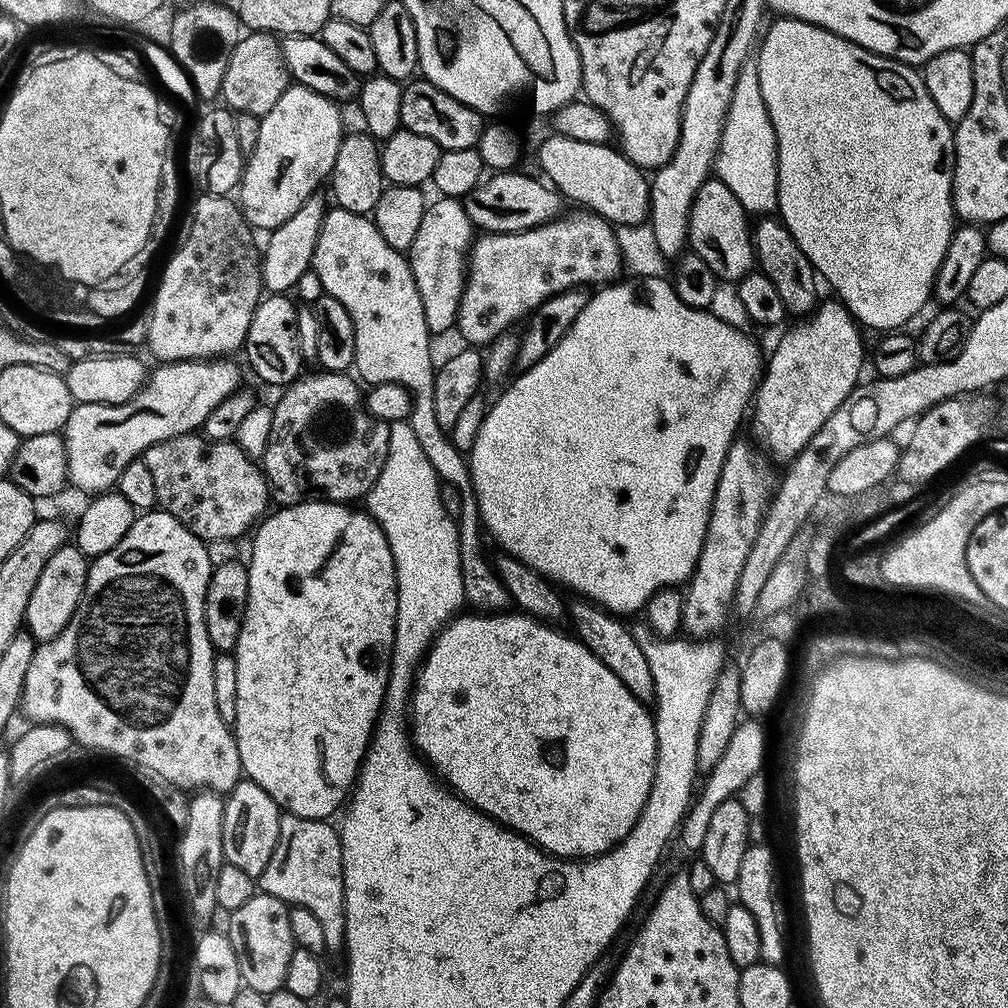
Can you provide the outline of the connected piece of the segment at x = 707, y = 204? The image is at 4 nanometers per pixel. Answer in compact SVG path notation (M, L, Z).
M709 178L698 190L698 194L692 203L690 210L690 222L688 223L688 244L694 246L694 251L698 254L698 258L702 258L702 262L706 262L706 266L710 266L710 270L716 275L717 281L733 280L739 282L753 271L756 261L755 246L753 244L753 225L749 222L749 213L744 211L742 202L738 202L738 198L734 198L730 186L726 186L726 182L722 182L718 178Z

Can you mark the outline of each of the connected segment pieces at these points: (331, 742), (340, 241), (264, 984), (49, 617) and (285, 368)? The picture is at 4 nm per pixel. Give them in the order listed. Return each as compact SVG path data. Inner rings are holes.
M309 500L302 504L281 507L259 521L252 540L252 561L247 561L248 601L242 630L234 649L238 666L238 702L234 735L240 767L247 779L253 780L285 813L328 820L349 799L355 785L360 765L364 763L364 754L368 750L380 708L384 704L384 686L386 683L386 656L391 653L396 637L396 567L386 542L386 534L367 511L355 512L348 504L334 504L327 500Z
M332 206L325 211L324 220L321 222L321 230L318 234L317 245L314 247L313 260L311 264L311 271L318 274L318 278L322 282L325 293L334 298L338 298L338 302L342 302L342 306L346 306L346 314L350 314L350 322L354 322L354 334L356 335L356 363L354 365L355 371L360 371L359 379L361 381L368 380L369 385L385 384L386 382L394 382L400 384L403 388L407 388L412 393L414 399L412 402L412 414L410 417L410 423L414 430L414 435L418 437L419 444L422 445L422 450L426 454L426 459L429 460L430 466L434 466L437 476L441 481L450 486L454 486L458 490L458 506L460 512L470 512L478 509L478 498L476 497L476 491L472 485L472 469L469 461L466 459L465 453L459 452L454 446L451 435L442 427L438 426L438 422L434 418L434 382L436 381L436 373L434 371L434 363L432 364L432 344L430 339L430 333L426 326L426 314L424 313L424 307L422 306L422 298L418 294L418 286L414 282L414 274L412 273L412 267L408 264L405 253L401 249L390 246L390 242L386 242L386 238L382 238L382 234L376 228L375 219L369 218L367 215L351 212L345 208L339 206Z
M260 892L227 917L226 935L238 958L240 979L247 987L265 994L284 987L286 969L290 967L290 958L297 948L294 934L290 934L288 910L289 905L284 901Z
M69 542L54 550L50 562L42 566L42 574L38 574L34 594L30 594L30 602L24 611L24 624L35 641L47 642L62 634L66 622L70 622L84 593L89 563L89 557L85 556L83 550L77 548L75 543Z
M268 294L254 310L254 318L250 318L250 330L246 330L242 352L248 355L248 364L256 371L257 378L268 384L287 386L301 375L297 307L297 301L291 295Z

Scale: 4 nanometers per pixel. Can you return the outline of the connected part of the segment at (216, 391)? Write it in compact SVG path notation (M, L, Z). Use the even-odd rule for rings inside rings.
M232 358L208 360L174 360L159 365L156 373L147 377L146 383L132 400L121 404L76 404L70 418L64 423L62 437L68 453L68 477L71 487L81 488L87 494L109 491L117 483L127 464L143 457L150 446L187 432L196 432L206 422L210 413L227 396L233 396L241 387L240 368Z

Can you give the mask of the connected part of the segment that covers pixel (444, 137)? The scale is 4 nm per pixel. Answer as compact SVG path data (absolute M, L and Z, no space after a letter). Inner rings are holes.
M416 78L403 85L400 128L433 139L443 151L477 147L485 127L486 120L480 111L458 102L458 98L446 94L428 80Z

